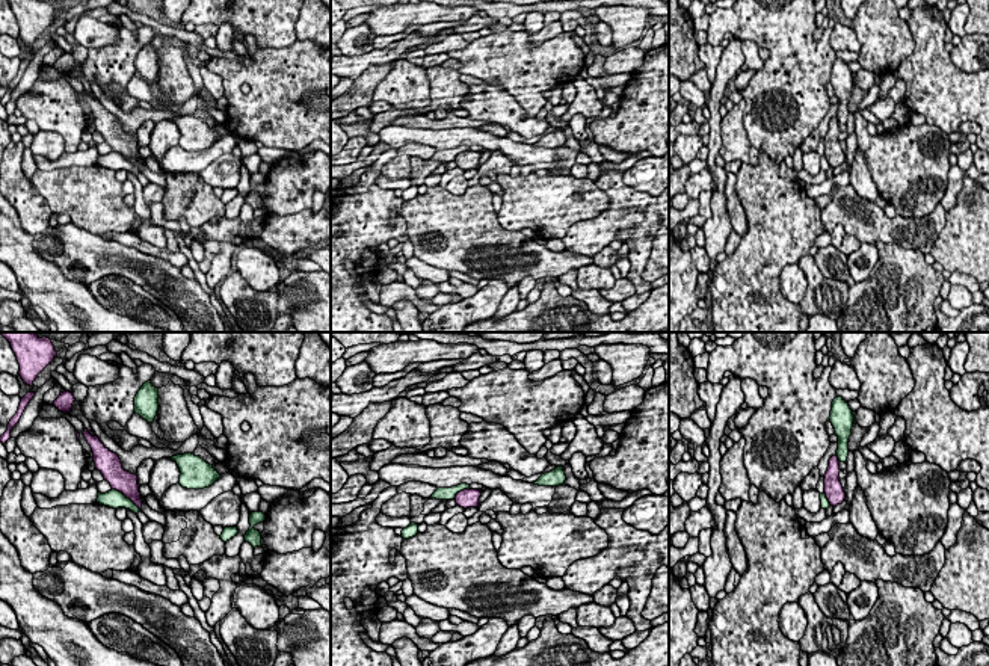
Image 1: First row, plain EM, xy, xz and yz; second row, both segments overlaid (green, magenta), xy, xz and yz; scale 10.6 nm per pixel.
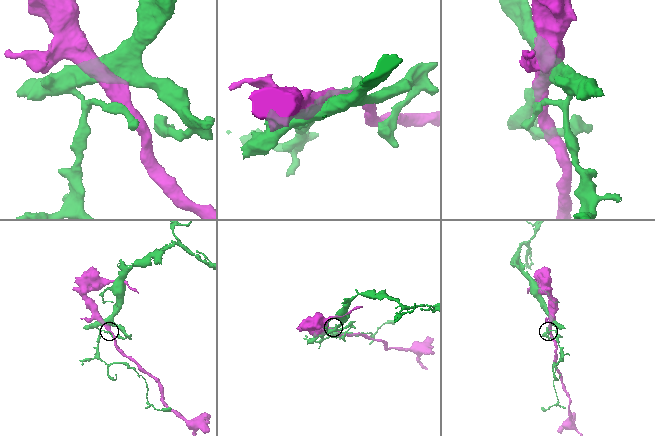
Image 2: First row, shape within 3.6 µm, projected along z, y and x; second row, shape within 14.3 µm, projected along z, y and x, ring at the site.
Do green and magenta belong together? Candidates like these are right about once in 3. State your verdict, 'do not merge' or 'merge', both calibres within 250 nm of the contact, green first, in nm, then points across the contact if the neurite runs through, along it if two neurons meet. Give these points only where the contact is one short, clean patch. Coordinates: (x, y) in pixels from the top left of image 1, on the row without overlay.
do not merge; 190 nm thick on the green side, 240 nm on the other

